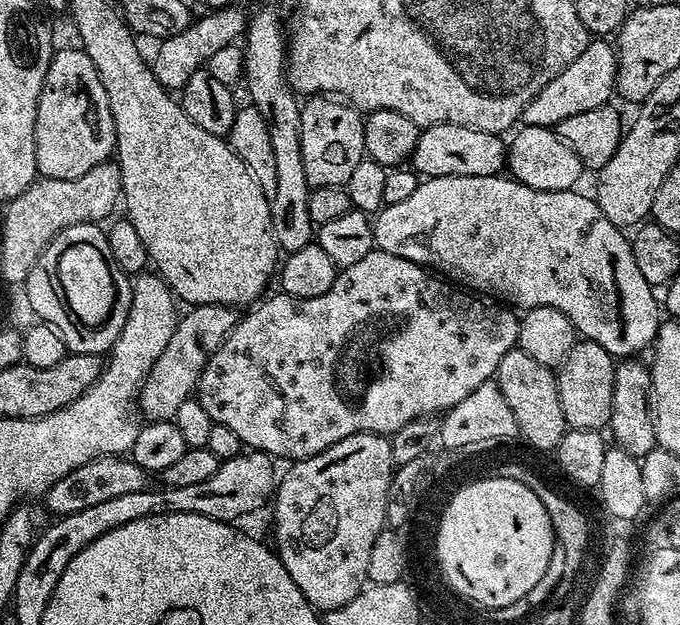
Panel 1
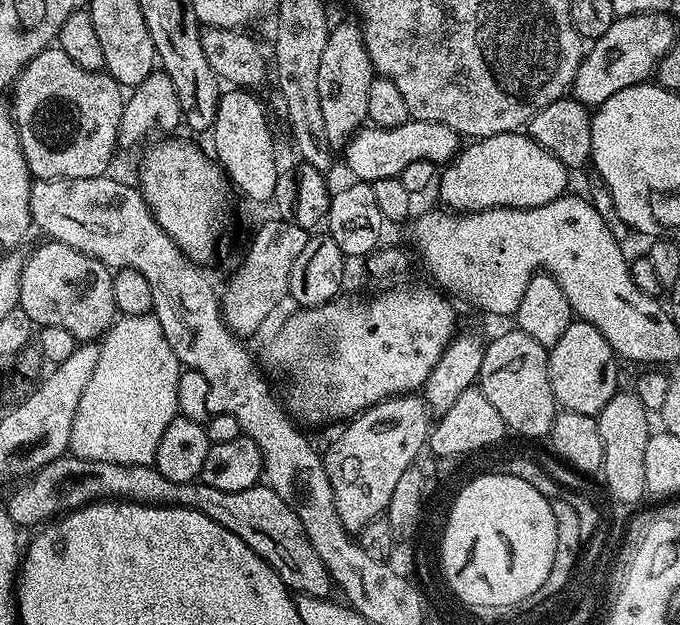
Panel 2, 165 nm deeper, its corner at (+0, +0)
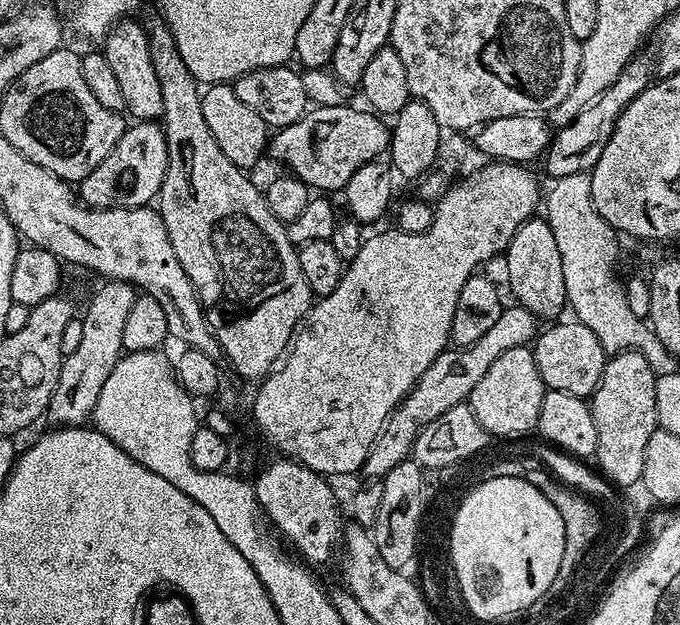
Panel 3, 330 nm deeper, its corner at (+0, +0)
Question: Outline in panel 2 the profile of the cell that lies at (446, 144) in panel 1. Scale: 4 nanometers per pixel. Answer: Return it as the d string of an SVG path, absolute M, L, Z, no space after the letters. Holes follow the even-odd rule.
M409 119L402 126L377 128L365 126L350 137L342 149L344 164L360 182L371 182L382 178L400 177L410 162L429 160L431 164L444 166L459 153L461 137L450 126L429 120Z

